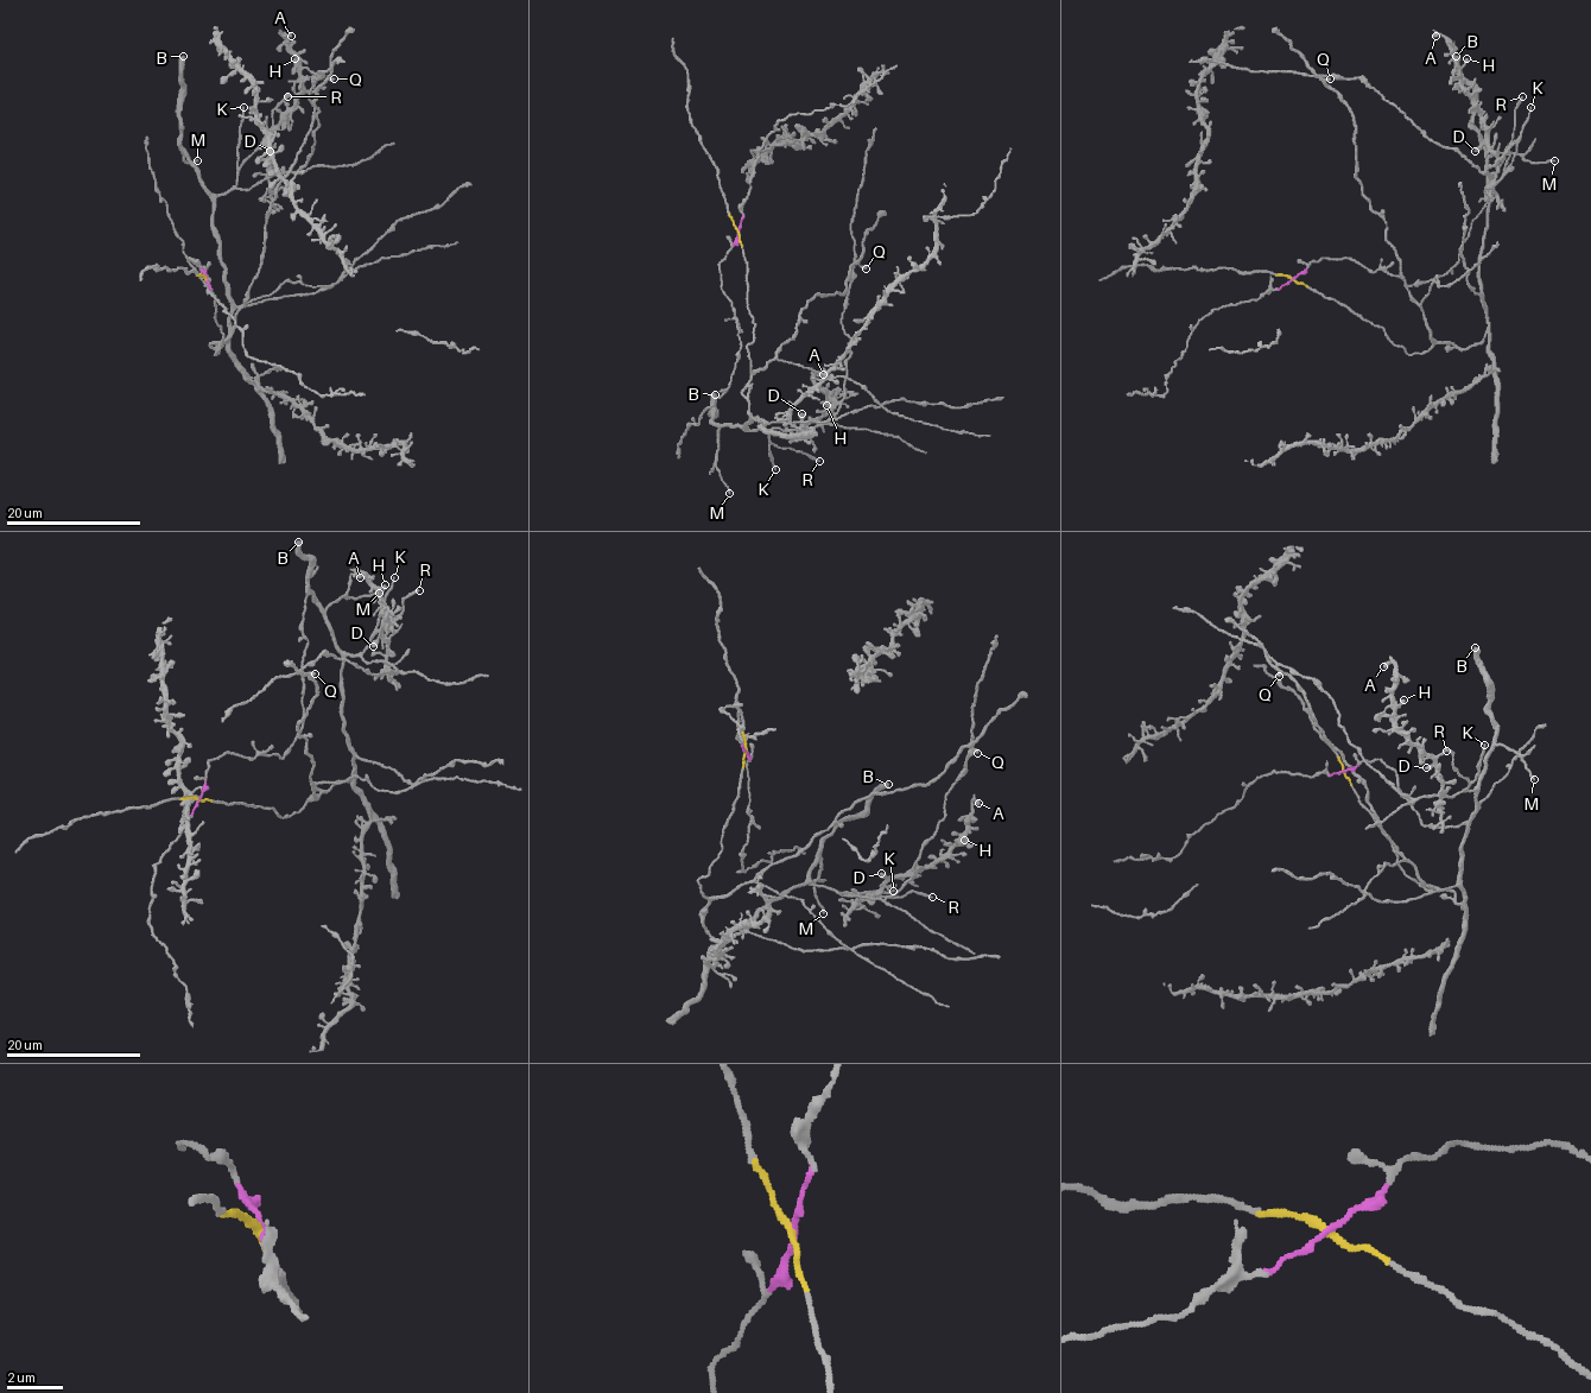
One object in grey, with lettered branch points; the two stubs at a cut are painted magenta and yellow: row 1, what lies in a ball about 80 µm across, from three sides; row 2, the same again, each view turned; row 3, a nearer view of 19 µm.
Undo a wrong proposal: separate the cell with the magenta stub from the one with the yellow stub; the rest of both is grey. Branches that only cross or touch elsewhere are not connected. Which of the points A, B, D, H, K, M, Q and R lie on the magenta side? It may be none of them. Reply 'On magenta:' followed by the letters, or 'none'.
On magenta: none

